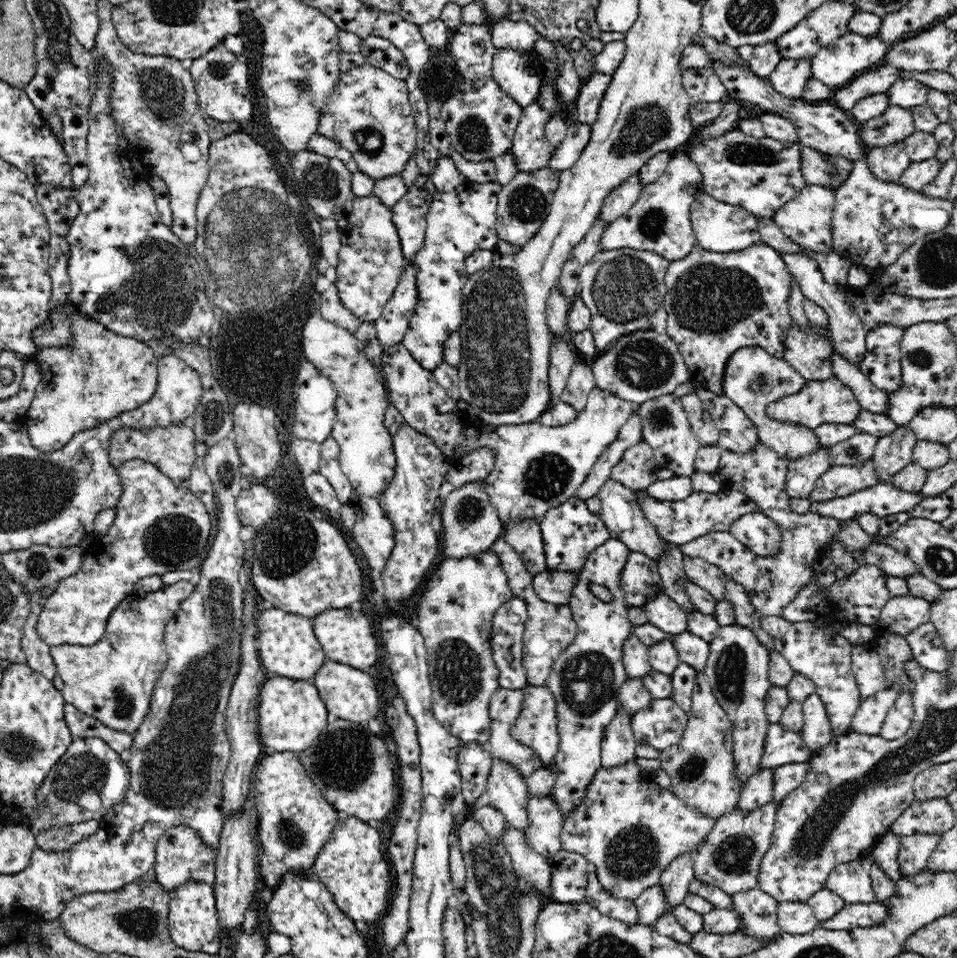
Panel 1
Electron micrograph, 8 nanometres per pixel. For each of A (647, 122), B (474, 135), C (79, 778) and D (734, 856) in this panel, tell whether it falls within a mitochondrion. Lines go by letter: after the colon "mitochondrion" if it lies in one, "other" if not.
A: mitochondrion
B: mitochondrion
C: mitochondrion
D: mitochondrion

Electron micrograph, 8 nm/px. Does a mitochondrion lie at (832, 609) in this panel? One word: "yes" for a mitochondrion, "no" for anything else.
no

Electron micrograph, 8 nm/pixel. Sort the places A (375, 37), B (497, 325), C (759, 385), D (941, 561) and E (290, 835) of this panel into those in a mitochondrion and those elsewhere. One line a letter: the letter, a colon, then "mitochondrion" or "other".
A: other
B: mitochondrion
C: mitochondrion
D: mitochondrion
E: mitochondrion

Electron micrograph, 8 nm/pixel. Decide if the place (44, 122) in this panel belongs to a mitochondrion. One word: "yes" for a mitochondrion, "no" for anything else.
no

